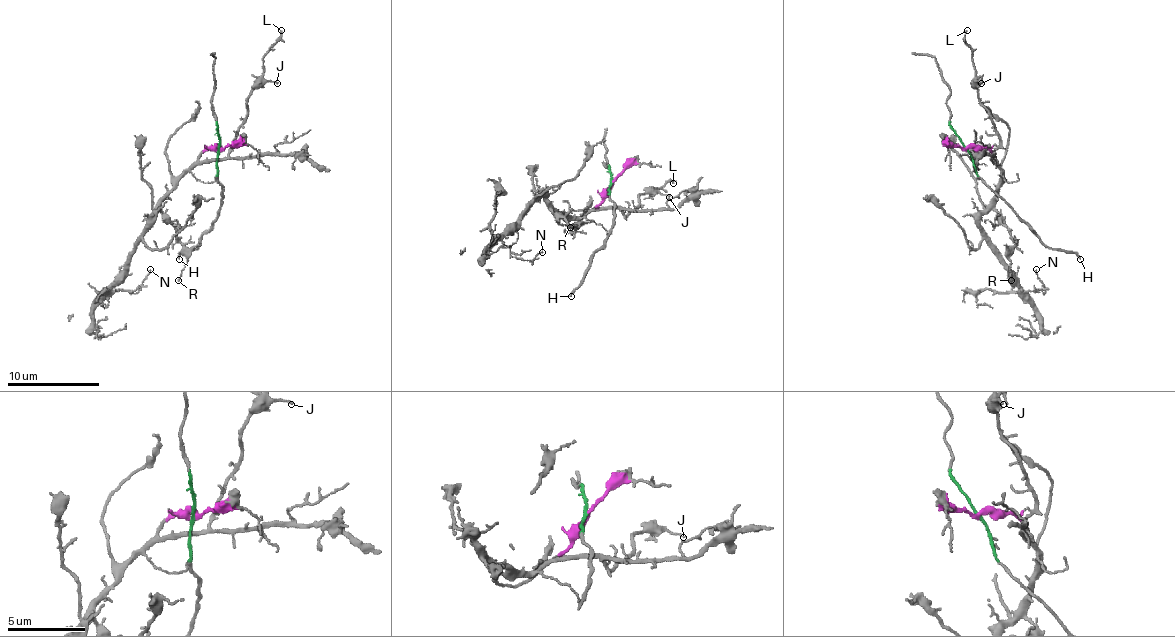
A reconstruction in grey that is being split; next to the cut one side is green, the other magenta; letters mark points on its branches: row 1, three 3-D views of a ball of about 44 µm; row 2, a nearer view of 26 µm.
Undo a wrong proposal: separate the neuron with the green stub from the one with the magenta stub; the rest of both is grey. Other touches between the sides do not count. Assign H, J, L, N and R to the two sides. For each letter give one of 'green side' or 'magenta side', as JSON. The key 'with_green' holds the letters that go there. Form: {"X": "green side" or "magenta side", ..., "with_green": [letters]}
{"H": "green side", "J": "magenta side", "L": "magenta side", "N": "magenta side", "R": "magenta side", "with_green": ["H"]}

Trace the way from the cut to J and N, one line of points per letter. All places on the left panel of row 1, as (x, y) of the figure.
J: (220, 147), (208, 147), (201, 157), (222, 159), (229, 152), (247, 113), (250, 94), (268, 81), (277, 83)
N: (220, 147), (208, 147), (187, 170), (153, 217), (128, 267), (109, 290), (137, 293), (151, 270)

